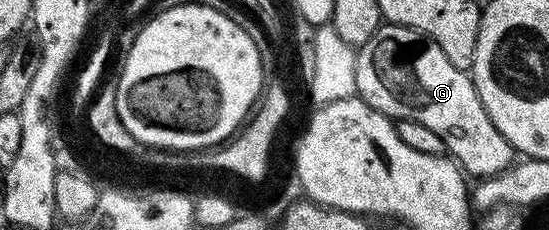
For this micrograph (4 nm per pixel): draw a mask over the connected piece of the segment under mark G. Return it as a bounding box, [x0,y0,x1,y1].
[355,24,516,179]

